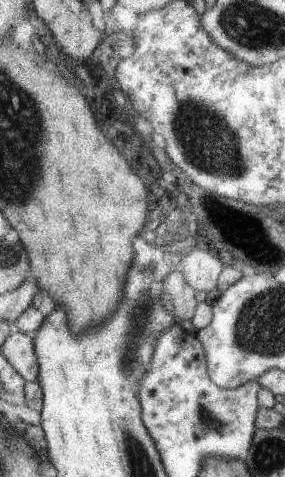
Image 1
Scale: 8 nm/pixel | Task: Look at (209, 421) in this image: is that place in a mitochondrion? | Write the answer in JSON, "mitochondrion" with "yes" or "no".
{"mitochondrion":"yes"}

